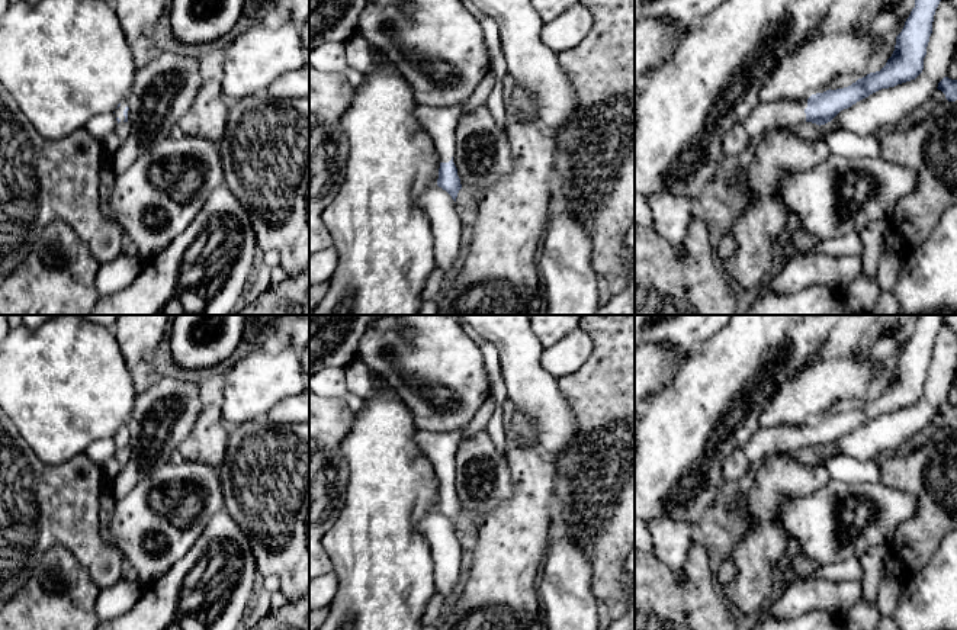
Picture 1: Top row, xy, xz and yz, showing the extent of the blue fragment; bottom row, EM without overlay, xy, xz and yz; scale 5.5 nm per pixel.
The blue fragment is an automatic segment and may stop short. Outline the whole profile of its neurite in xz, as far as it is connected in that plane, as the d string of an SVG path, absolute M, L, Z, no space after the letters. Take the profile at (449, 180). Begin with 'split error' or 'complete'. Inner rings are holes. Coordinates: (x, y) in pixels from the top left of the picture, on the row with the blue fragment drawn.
split error; M468 99L462 103L449 106L449 107L434 107L434 106L425 106L425 105L418 105L415 107L415 118L424 126L424 129L430 134L433 144L436 147L436 151L439 154L440 164L439 164L437 186L446 190L455 202L456 202L459 190L462 189L460 179L457 176L457 168L455 165L456 125L459 119L462 118L463 105L466 102Z

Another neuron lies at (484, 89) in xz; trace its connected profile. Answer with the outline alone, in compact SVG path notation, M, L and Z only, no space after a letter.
M492 68L488 70L484 80L478 84L478 87L473 90L472 96L468 99L468 102L463 105L462 116L469 115L479 106L485 106L485 102L488 96L491 94L494 84L497 81L497 74Z

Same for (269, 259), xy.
M269 248L260 253L258 266L270 270L277 264L280 264L280 254L276 250Z

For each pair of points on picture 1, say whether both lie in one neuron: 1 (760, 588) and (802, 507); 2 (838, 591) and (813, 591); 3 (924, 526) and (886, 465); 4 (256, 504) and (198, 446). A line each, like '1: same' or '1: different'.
1: different
2: same
3: same
4: different

